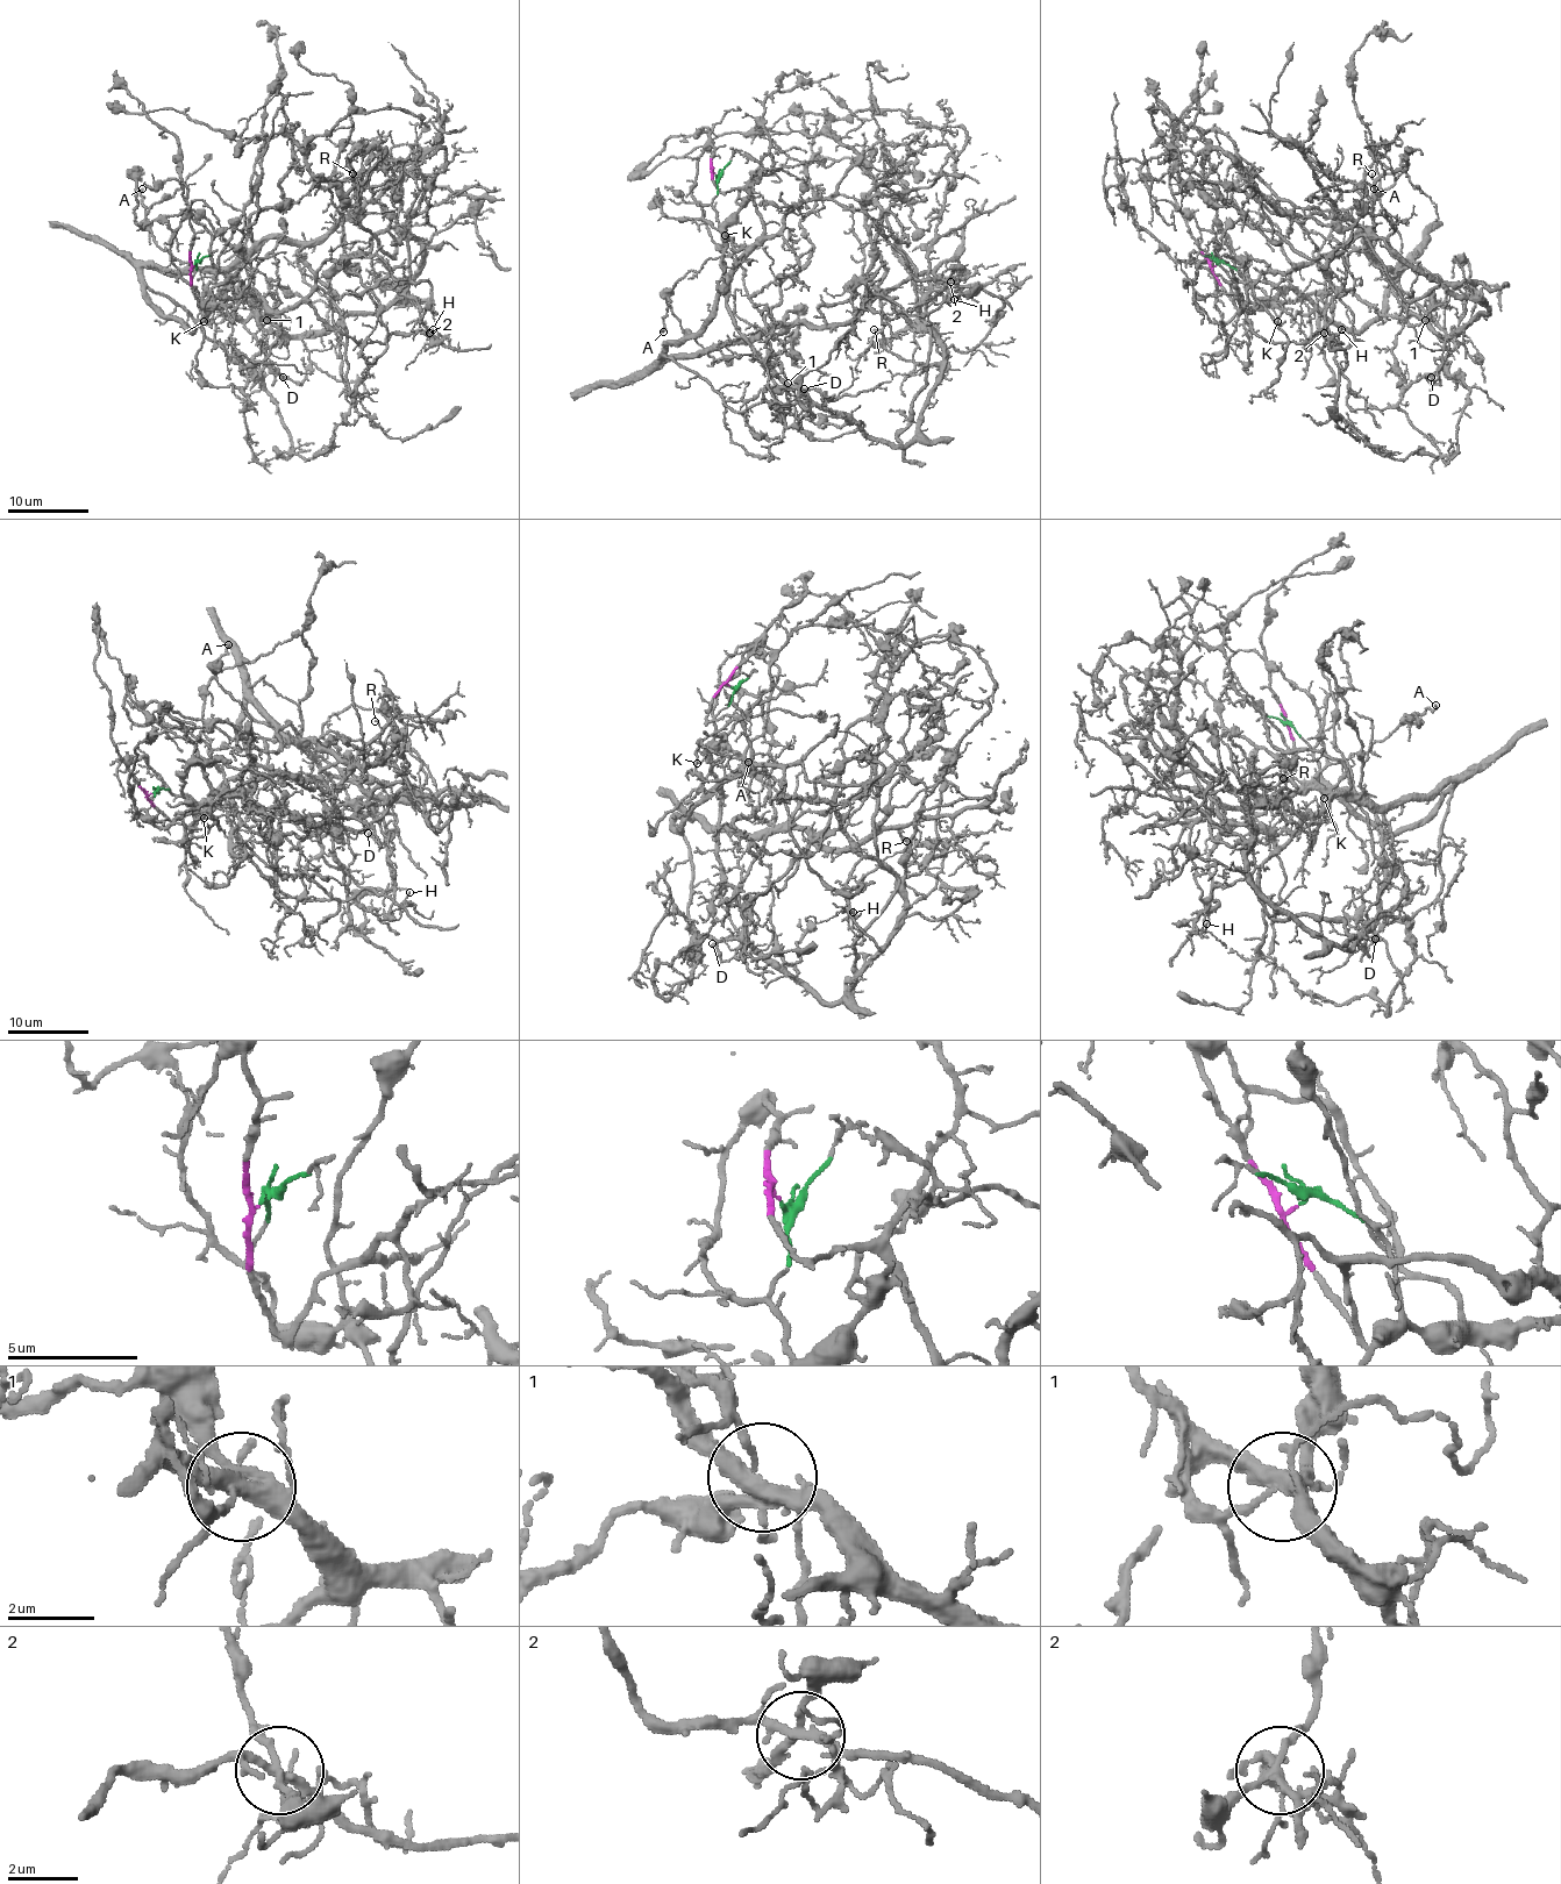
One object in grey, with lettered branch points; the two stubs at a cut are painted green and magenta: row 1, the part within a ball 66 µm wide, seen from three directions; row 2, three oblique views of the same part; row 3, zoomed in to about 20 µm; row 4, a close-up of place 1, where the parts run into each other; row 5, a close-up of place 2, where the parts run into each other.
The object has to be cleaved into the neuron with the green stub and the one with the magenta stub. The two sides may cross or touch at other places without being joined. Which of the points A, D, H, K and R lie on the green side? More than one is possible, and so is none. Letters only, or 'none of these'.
D, K

